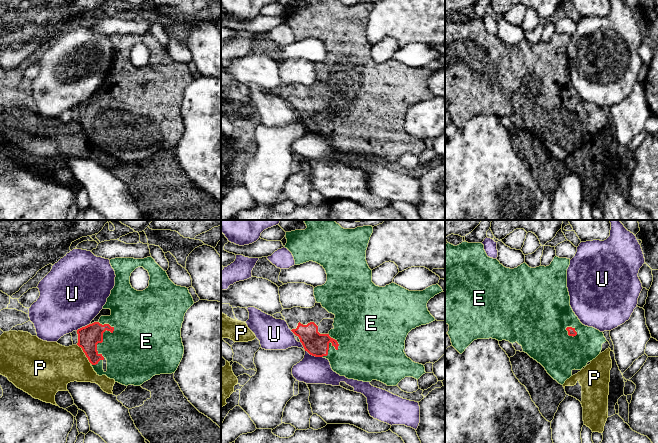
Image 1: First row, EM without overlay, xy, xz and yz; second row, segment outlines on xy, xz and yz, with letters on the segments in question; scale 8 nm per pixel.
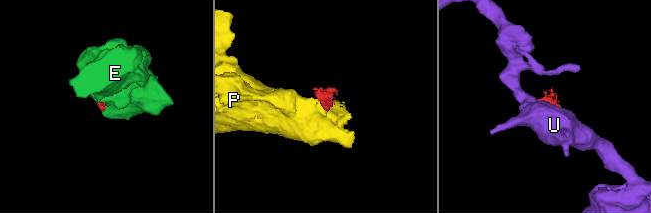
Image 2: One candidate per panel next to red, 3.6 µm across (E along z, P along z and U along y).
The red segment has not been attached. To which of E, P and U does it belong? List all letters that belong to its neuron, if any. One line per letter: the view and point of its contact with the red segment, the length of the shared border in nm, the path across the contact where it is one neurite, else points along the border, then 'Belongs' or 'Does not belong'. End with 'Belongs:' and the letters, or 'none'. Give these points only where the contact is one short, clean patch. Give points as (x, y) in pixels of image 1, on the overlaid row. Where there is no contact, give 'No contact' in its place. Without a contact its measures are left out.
E: Touches red at xy (103, 332). Shared border 300 nm. Belongs
P: Touches red at xy (85, 354). Shared border 200 nm. Boundary: xy (77, 344), (91, 363). Does not belong
U: Touches red at xz (310, 354). Shared border 220 nm. Does not belong
Belongs: E

